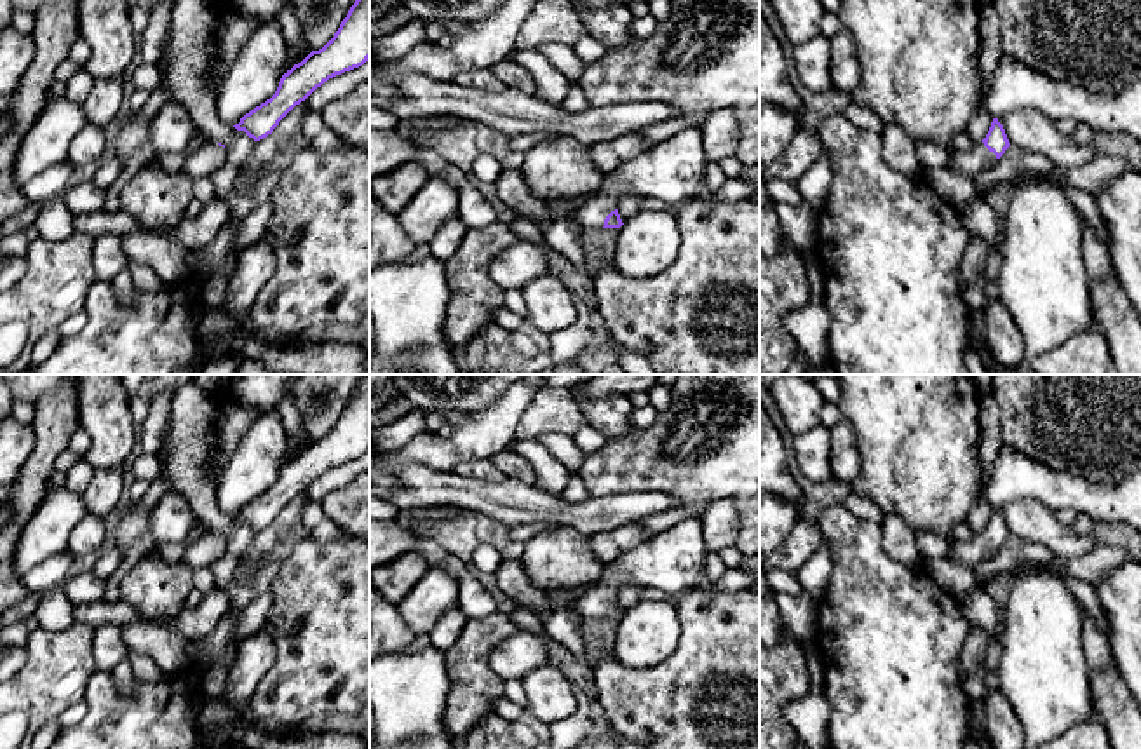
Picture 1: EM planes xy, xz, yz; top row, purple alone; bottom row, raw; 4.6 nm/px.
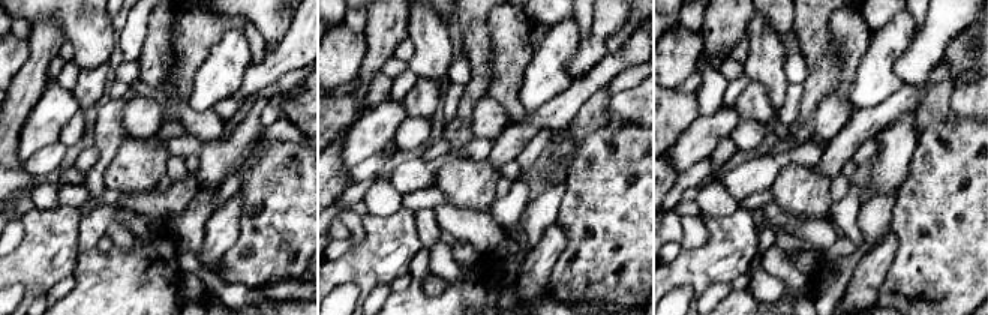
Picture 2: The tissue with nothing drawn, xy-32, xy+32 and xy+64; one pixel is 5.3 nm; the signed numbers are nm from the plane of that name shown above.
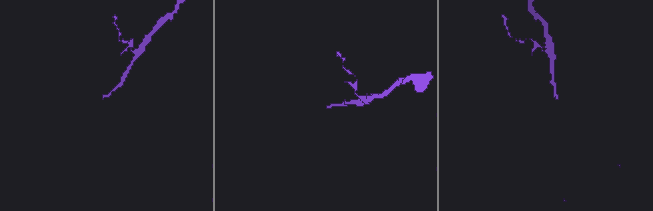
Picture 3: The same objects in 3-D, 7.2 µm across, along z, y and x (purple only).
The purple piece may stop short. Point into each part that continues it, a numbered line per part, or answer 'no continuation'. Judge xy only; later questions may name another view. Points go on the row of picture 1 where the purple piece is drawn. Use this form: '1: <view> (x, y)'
1: xy (209, 157)

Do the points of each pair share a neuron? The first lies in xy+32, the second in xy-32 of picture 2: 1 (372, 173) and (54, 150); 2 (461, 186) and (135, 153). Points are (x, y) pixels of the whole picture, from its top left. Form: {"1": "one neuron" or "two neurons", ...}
{"1": "one neuron", "2": "one neuron"}

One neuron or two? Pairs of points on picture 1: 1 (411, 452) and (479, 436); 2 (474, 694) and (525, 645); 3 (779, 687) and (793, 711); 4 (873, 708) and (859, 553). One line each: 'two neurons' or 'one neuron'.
1: one neuron
2: two neurons
3: two neurons
4: one neuron

